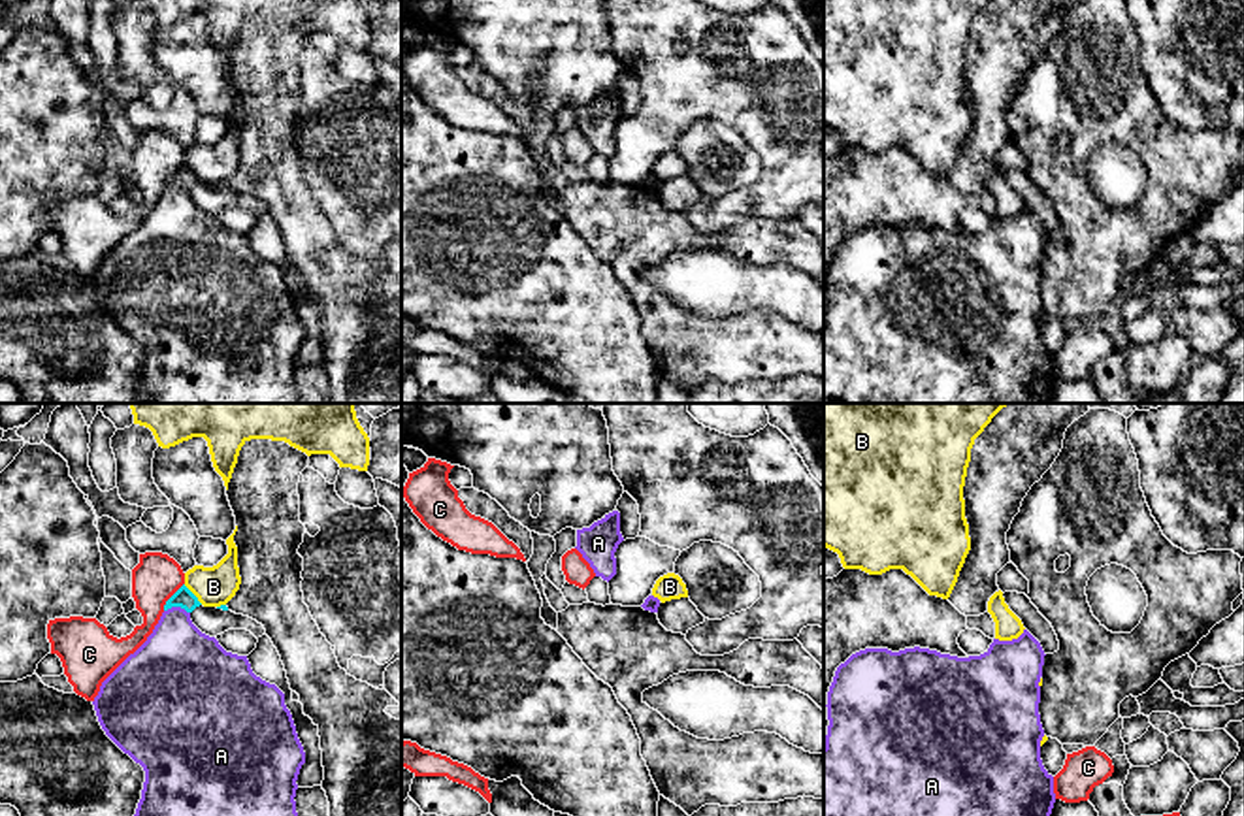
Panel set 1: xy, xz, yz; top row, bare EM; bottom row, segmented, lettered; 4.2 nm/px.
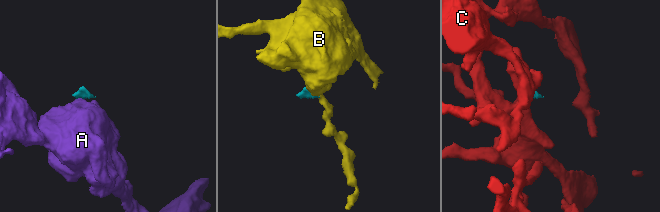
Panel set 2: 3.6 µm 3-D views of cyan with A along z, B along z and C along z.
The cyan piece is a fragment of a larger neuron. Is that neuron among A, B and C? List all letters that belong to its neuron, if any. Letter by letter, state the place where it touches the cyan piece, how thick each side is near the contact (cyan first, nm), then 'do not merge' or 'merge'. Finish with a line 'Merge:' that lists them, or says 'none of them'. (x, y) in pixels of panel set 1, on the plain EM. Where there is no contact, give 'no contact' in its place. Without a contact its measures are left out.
A: xy (178, 183) | 90/340 nm | do not merge
B: xy (193, 172) | 90/170 nm | do not merge
C: xy (172, 174) | 90/200 nm | do not merge
Merge: none of them

